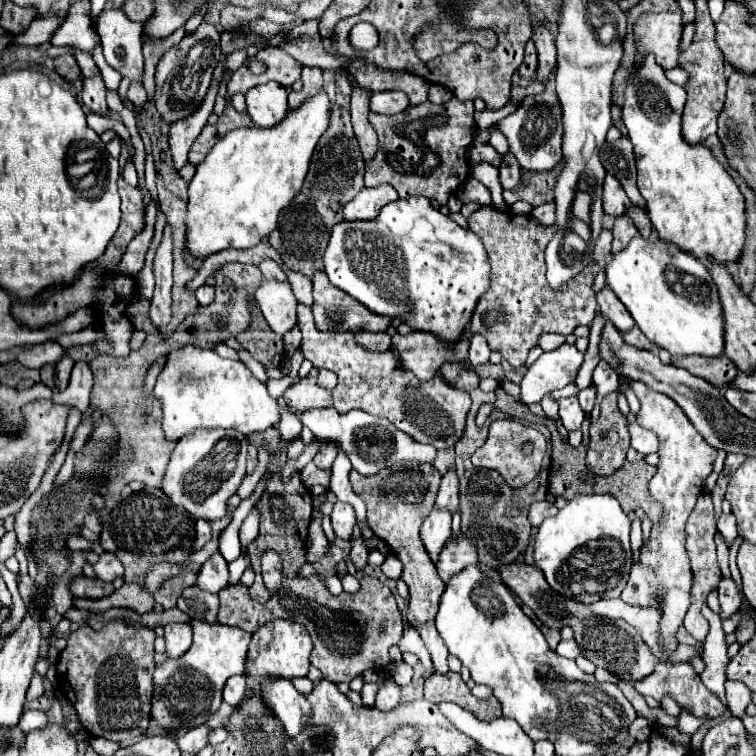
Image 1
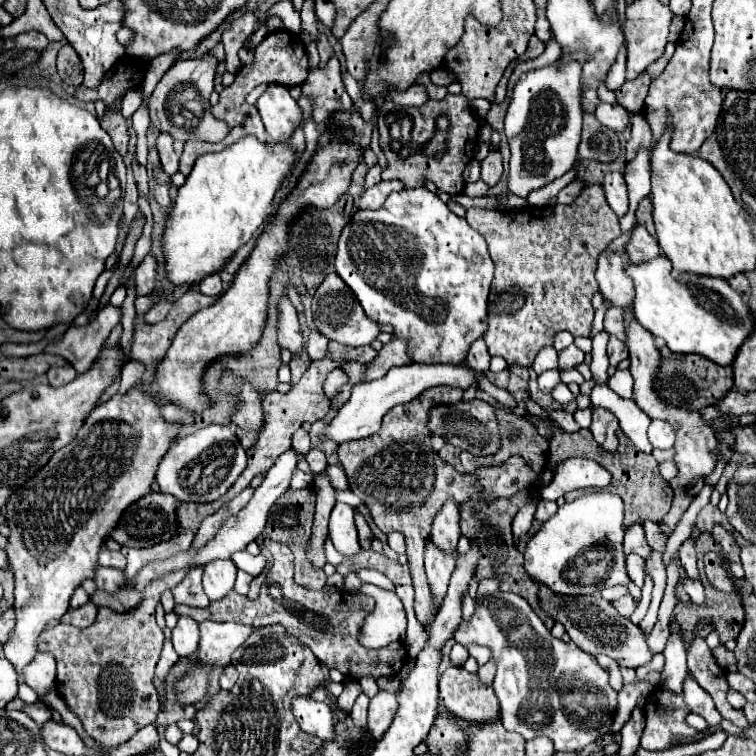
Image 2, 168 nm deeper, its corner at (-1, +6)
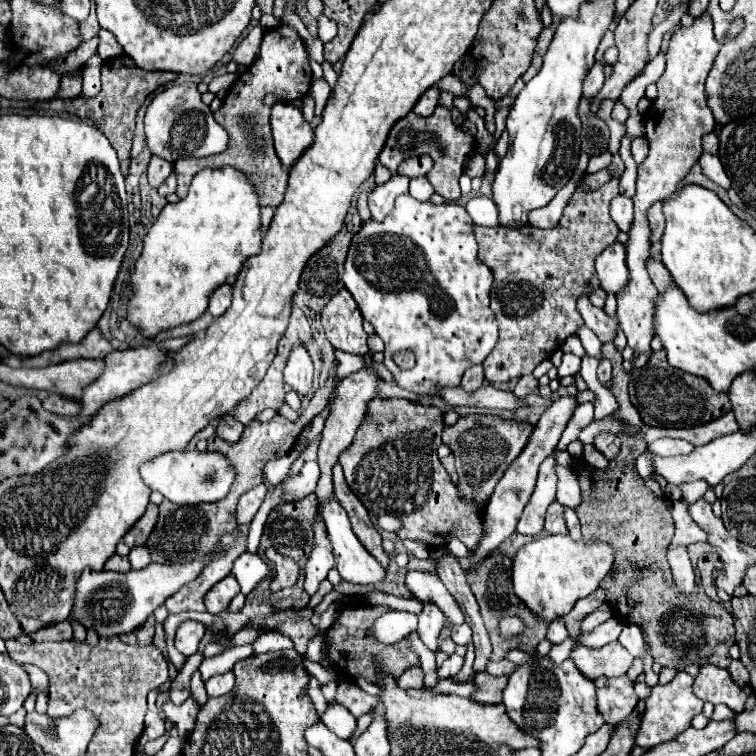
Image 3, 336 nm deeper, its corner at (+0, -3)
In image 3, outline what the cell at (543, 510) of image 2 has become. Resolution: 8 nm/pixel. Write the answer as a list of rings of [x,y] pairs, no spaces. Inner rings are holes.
[[[557,501],[549,505],[547,509],[547,517],[545,517],[545,531],[549,531],[551,535],[565,535],[567,533],[567,525],[565,525],[565,519],[563,519],[563,511],[565,507],[559,505]]]

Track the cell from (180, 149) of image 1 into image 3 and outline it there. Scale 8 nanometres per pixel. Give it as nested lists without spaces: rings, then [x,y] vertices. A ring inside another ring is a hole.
[[[151,157],[149,167],[147,167],[147,181],[149,181],[149,185],[157,189],[157,187],[169,177],[171,169],[173,169],[173,165],[167,163],[165,159],[161,159],[161,157]]]

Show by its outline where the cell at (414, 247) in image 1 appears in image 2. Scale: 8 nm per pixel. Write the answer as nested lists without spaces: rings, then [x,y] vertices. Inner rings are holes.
[[[428,188],[392,192],[380,210],[358,210],[348,226],[344,226],[338,240],[336,274],[356,294],[370,320],[392,324],[394,336],[408,338],[408,354],[412,354],[414,362],[422,364],[448,364],[448,360],[462,362],[470,344],[486,332],[486,302],[492,272],[494,264],[482,234],[464,218],[450,212]]]

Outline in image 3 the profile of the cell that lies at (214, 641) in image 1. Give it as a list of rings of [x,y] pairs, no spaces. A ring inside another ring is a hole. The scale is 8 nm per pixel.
[[[263,633],[253,645],[255,645],[255,653],[267,653],[267,651],[291,649],[293,641],[283,633]]]

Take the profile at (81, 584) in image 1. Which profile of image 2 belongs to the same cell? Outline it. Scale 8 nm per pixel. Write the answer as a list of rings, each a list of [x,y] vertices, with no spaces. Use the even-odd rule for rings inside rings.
[[[122,588],[118,590],[116,594],[104,594],[102,590],[96,590],[90,600],[96,604],[96,606],[108,606],[116,612],[126,612],[130,608],[134,608],[138,602],[140,602],[140,592],[138,590],[132,590],[132,588]]]

